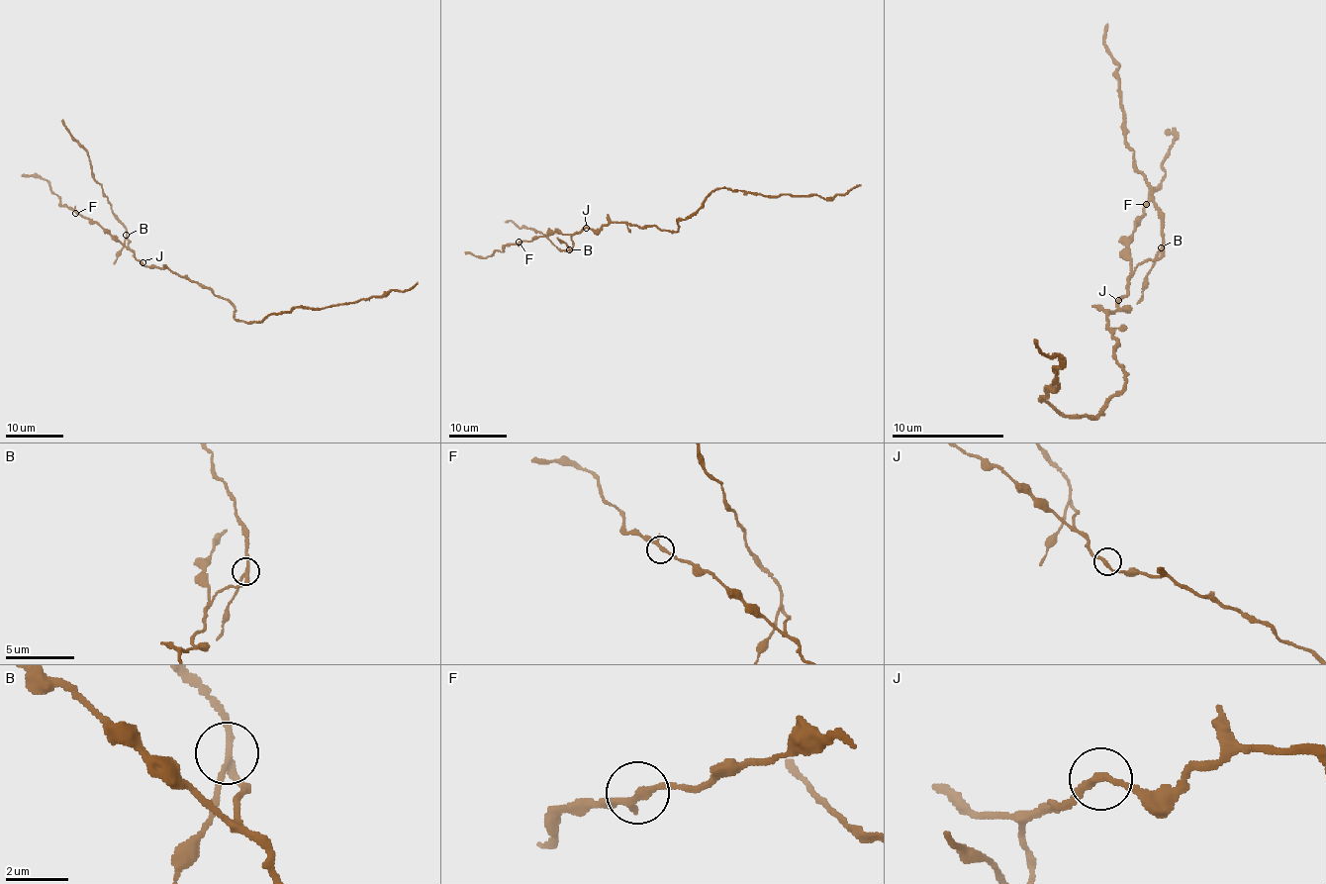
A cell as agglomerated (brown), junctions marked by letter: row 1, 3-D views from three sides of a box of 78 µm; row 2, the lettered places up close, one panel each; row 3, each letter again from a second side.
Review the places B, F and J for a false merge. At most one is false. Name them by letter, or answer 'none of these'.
B

